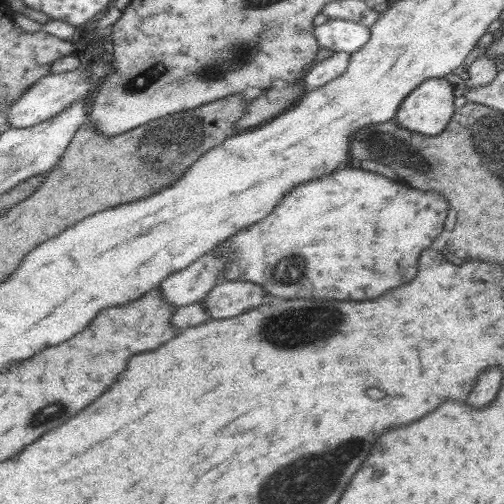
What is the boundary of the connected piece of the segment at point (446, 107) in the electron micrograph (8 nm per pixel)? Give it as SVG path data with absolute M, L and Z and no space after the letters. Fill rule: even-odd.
M428 78L422 81L417 88L408 94L398 107L395 121L406 130L436 136L440 134L450 122L455 111L454 92L457 90L458 82L454 78Z

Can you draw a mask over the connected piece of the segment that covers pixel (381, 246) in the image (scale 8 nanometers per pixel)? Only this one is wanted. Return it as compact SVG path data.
M348 165L335 170L328 178L292 189L266 218L242 229L211 250L210 253L229 260L221 280L253 282L273 298L332 300L372 300L392 288L408 284L418 272L420 254L430 248L444 230L448 202L444 196L420 192L396 184L382 174L358 168Z

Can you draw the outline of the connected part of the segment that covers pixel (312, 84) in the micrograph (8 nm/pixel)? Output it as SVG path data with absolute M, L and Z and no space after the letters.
M333 52L332 56L317 62L312 68L305 72L299 79L307 90L316 89L334 78L338 78L351 59L351 53L348 52Z

